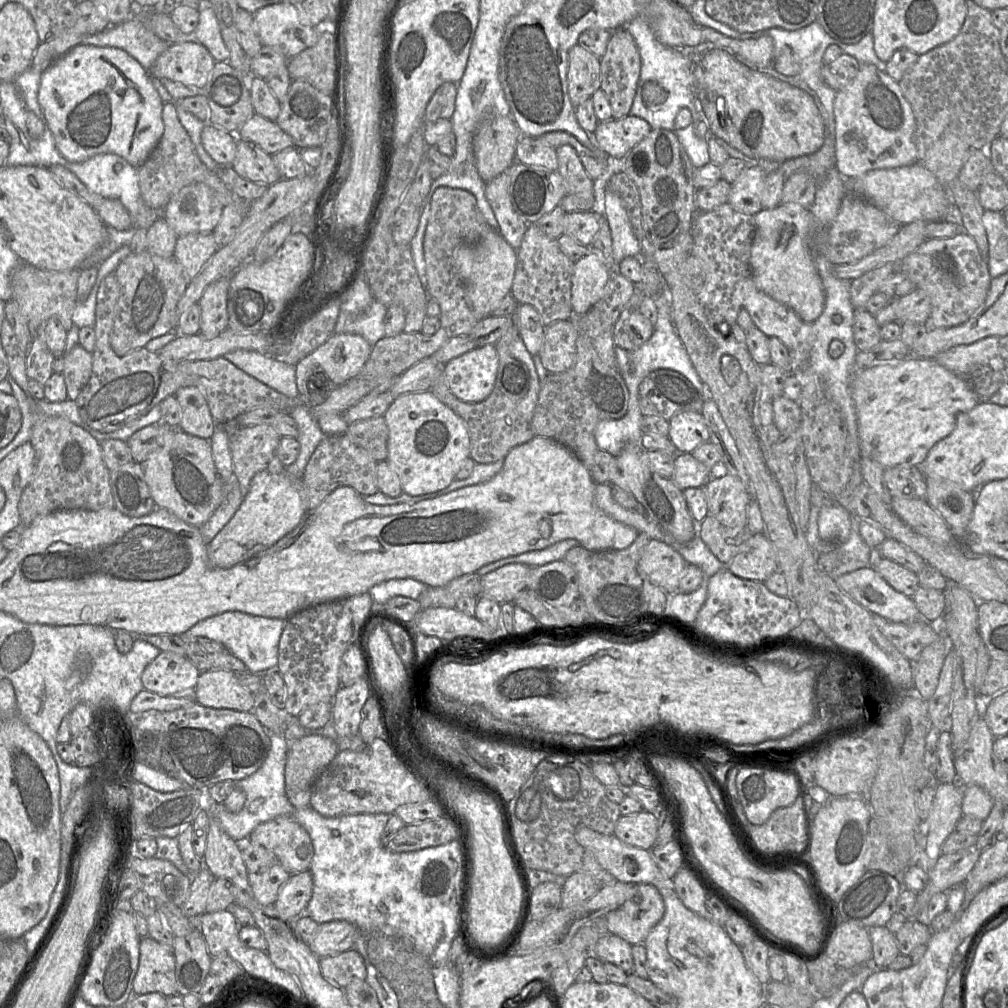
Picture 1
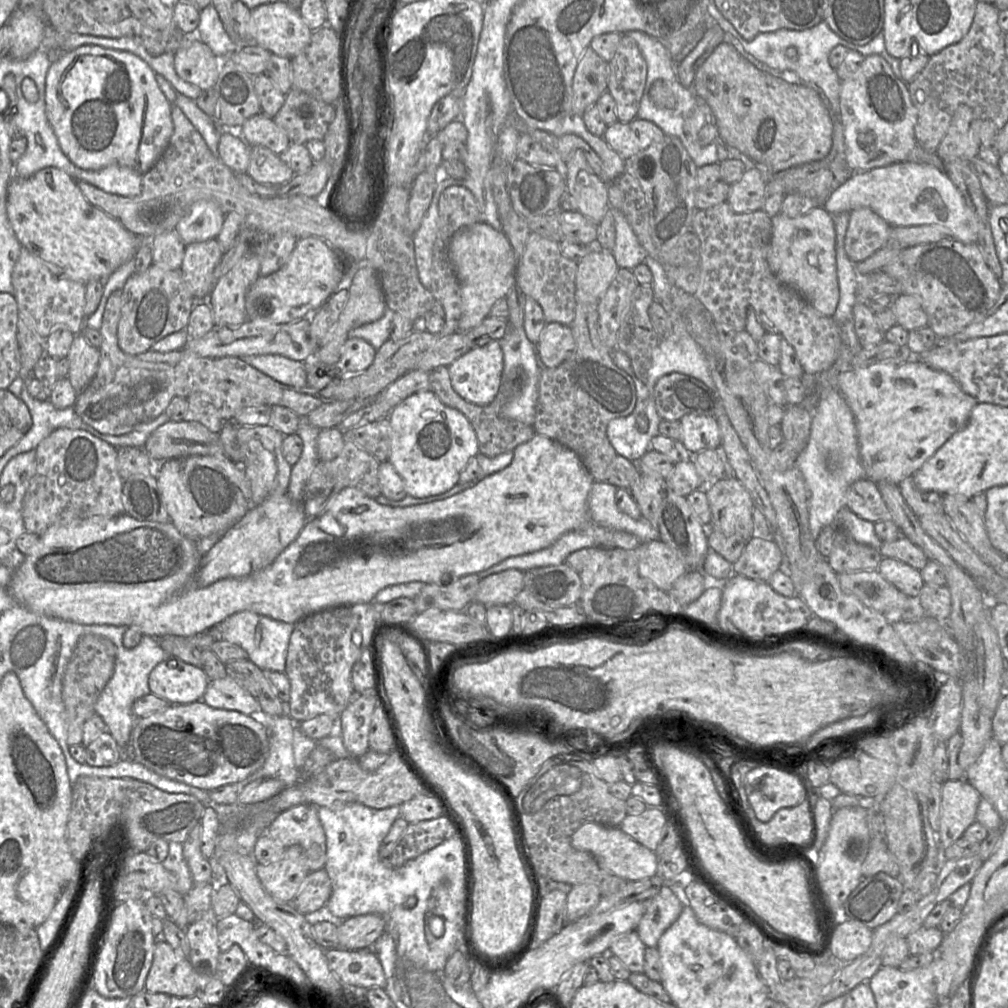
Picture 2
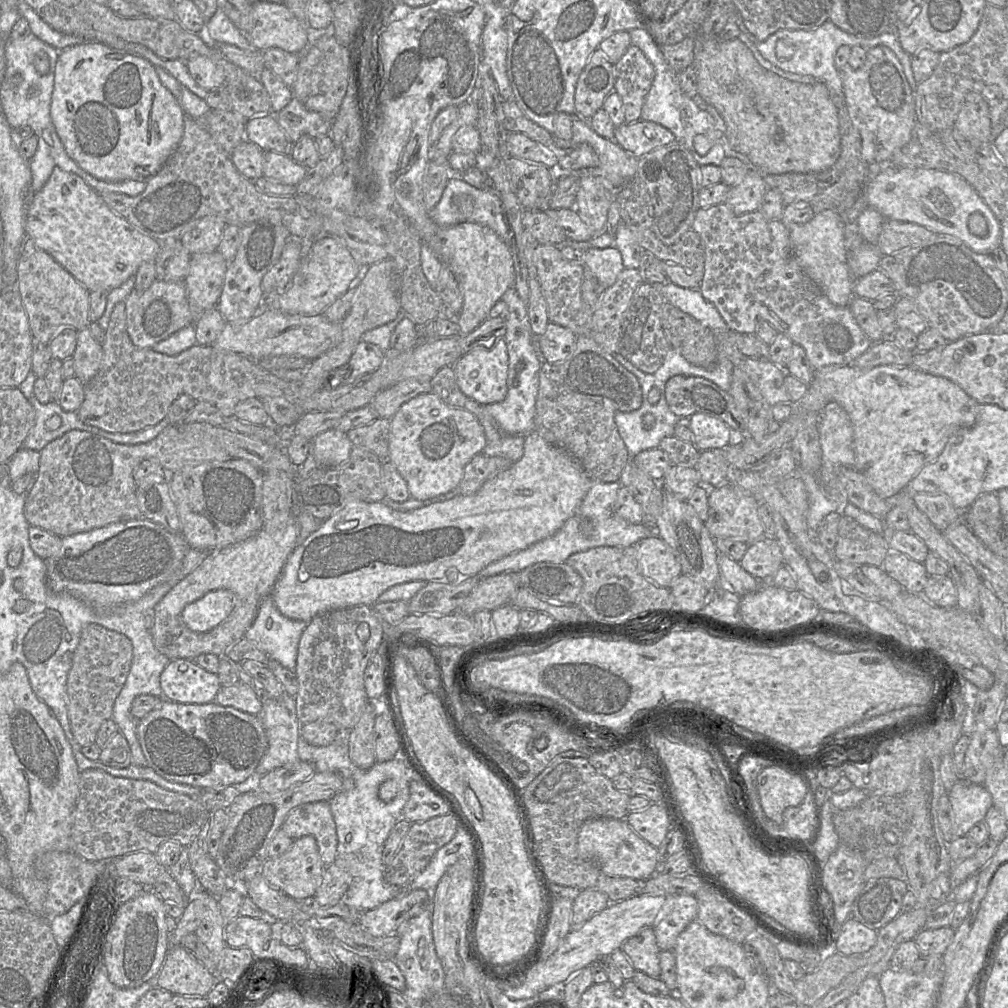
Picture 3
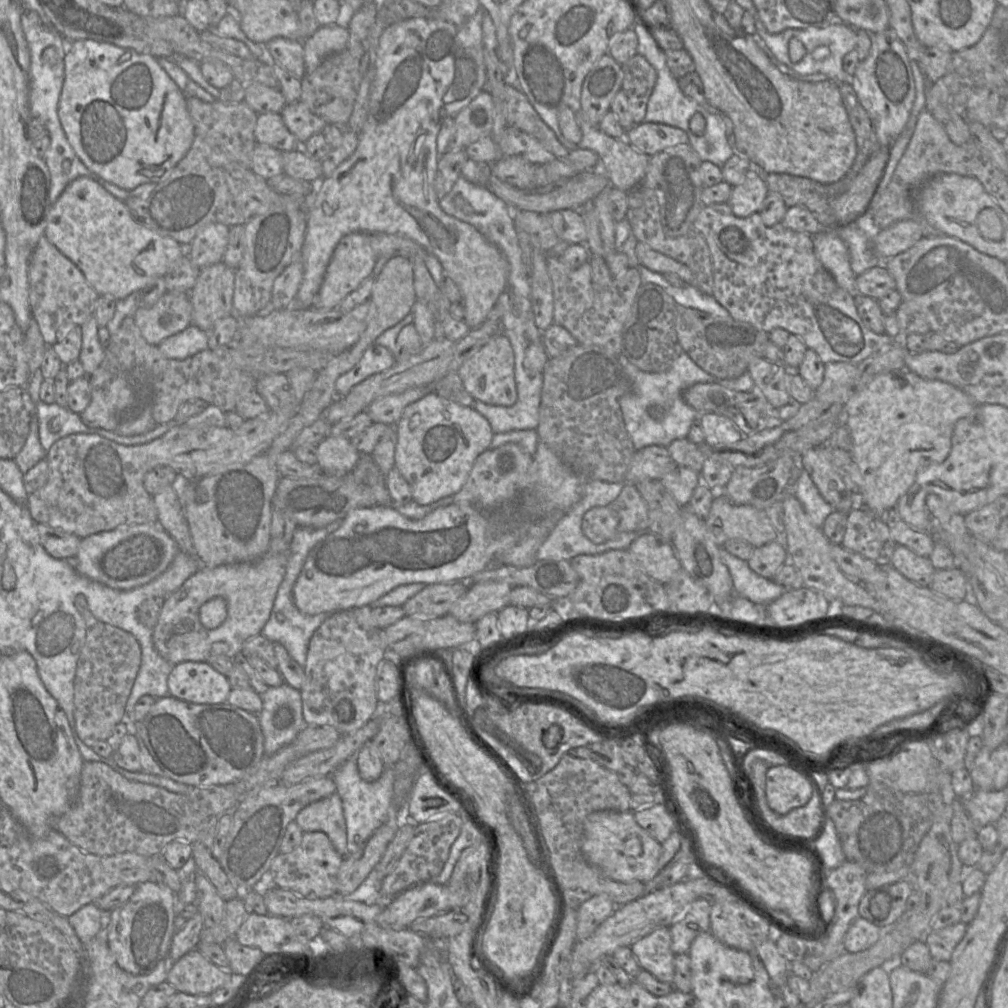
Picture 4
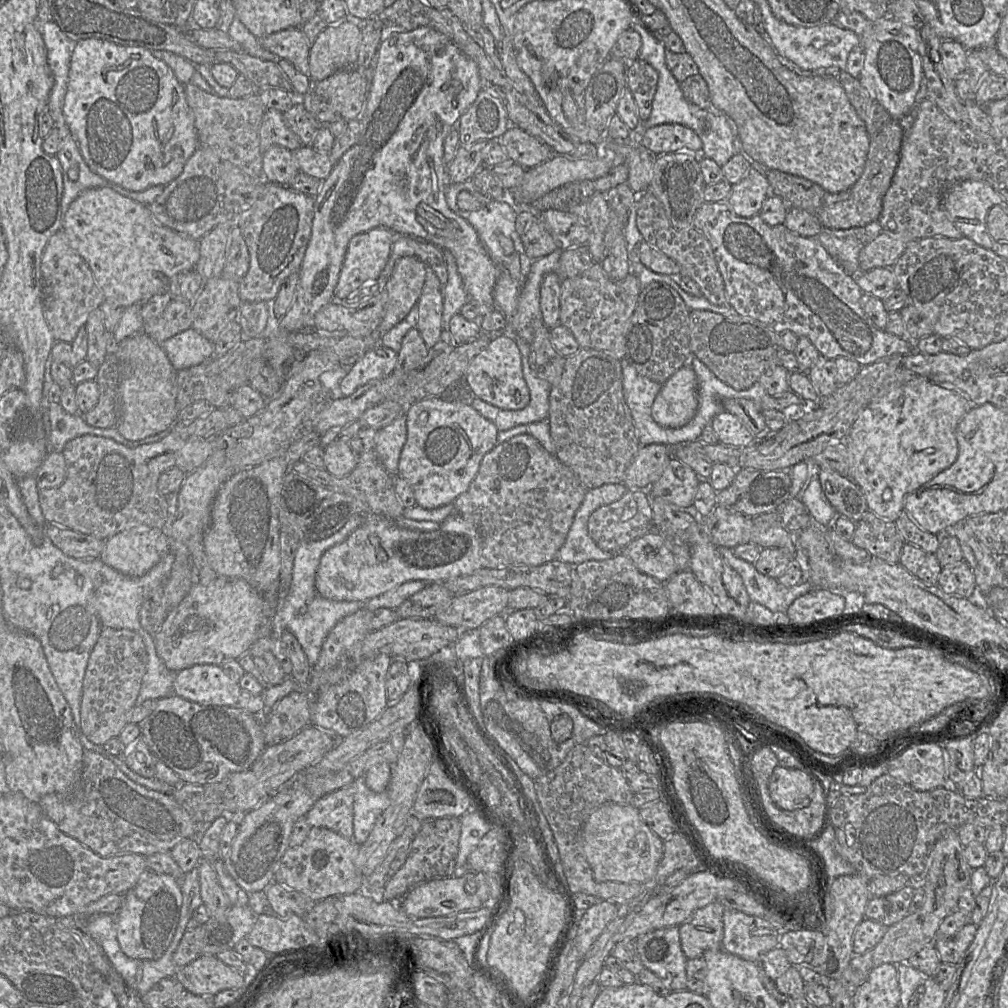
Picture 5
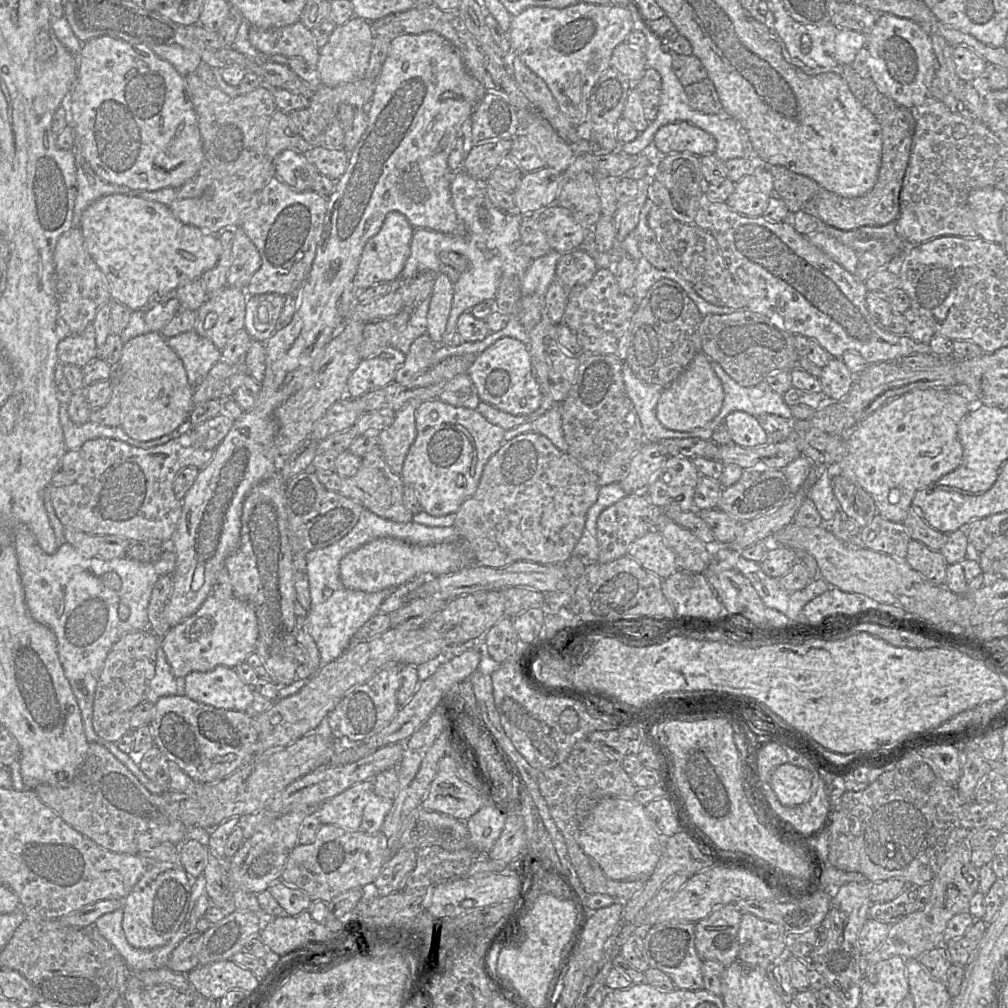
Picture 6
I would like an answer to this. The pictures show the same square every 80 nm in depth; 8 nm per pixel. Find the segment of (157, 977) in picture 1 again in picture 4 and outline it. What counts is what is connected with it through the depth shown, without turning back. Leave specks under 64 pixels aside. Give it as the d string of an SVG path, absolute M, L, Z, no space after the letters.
M197 949L178 959L168 973L166 981L177 992L210 995L221 987L229 987L232 973L209 962Z

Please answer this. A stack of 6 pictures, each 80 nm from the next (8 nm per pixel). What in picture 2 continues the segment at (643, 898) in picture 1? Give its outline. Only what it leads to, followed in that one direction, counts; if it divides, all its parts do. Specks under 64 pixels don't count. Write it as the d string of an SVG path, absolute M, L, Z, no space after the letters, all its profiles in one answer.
M663 885L659 893L649 900L638 902L646 902L646 911L636 931L646 947L656 947L662 934L679 917L683 909L683 904L671 890L670 885Z

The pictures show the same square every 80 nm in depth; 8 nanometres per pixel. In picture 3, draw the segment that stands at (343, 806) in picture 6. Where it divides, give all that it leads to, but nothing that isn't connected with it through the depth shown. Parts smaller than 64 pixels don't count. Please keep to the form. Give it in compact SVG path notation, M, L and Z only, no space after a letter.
M329 802L303 804L293 809L281 828L291 838L313 836L325 867L334 864L338 838Z

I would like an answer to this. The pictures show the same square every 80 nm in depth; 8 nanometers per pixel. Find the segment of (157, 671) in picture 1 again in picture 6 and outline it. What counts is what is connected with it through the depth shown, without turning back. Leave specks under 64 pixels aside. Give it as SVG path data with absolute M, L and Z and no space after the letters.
M217 666L208 672L191 672L184 678L184 695L220 709L249 712L254 691L233 668Z

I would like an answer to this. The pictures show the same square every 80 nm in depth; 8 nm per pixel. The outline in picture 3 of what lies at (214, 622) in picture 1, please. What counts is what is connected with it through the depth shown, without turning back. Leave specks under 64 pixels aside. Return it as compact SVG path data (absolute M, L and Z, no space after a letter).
M271 597L265 598L244 638L253 642L271 659L295 670L298 645L308 622L292 620L280 613Z

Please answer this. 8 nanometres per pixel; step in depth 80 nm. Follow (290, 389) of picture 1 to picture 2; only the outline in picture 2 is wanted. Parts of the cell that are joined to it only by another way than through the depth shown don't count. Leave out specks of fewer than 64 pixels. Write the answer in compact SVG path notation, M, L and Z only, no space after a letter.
M254 355L238 357L275 381L296 390L307 387L305 362L298 362L279 355Z

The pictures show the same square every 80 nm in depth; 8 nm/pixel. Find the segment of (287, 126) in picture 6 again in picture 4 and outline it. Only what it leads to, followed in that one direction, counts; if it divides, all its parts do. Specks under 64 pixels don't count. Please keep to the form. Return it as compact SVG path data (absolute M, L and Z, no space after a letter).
M280 113L258 114L254 135L257 143L269 145L282 152L292 152L301 148L300 142L287 129Z

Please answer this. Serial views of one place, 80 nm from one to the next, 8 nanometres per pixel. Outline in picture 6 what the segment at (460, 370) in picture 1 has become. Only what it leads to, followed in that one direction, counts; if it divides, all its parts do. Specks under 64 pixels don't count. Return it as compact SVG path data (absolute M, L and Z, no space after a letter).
M503 337L478 355L467 374L482 402L514 416L533 414L541 405L542 395L533 375L528 347L512 337Z

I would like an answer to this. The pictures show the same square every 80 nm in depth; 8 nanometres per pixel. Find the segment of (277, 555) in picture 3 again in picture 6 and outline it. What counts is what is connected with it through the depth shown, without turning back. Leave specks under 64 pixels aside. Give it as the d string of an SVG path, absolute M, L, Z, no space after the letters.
M211 594L192 616L170 628L162 638L162 650L175 676L184 679L191 672L208 672L217 666L235 668L244 663L255 652L258 637L257 615L248 602L236 597L221 599Z

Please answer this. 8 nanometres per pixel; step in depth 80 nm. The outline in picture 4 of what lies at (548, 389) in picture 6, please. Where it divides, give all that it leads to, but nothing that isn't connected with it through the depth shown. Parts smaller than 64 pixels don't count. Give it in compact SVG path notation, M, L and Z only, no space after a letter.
M543 342L530 343L525 360L517 362L514 368L518 398L510 407L485 404L475 400L472 408L487 419L494 434L519 430L536 430L539 423L539 406L543 386L543 371L550 357L547 355Z

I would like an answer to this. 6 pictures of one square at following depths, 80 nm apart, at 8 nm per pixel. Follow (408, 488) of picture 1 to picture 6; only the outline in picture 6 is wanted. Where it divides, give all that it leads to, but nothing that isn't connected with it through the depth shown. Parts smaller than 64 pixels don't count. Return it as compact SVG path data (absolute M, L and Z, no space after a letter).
M439 398L418 404L415 422L416 438L407 453L399 475L404 484L416 492L424 512L435 517L455 514L463 502L476 492L486 463L505 442L506 431L491 424L476 409L452 406Z

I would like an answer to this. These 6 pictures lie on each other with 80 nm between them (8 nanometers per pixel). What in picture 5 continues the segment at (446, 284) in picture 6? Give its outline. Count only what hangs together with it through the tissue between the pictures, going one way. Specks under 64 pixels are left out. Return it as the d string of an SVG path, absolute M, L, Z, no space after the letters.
M435 273L426 276L422 294L416 304L418 309L417 330L426 346L437 351L442 332L443 285Z

